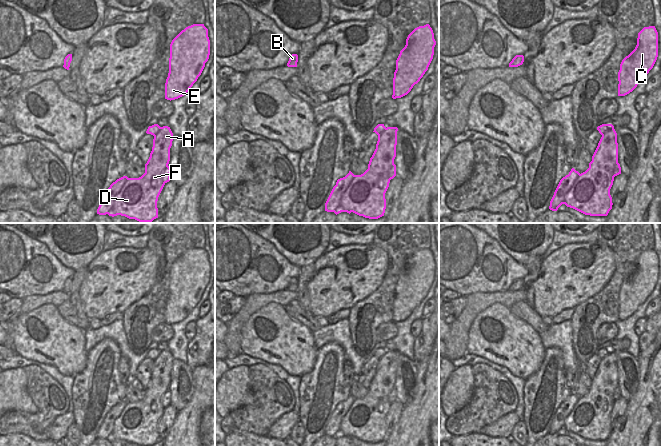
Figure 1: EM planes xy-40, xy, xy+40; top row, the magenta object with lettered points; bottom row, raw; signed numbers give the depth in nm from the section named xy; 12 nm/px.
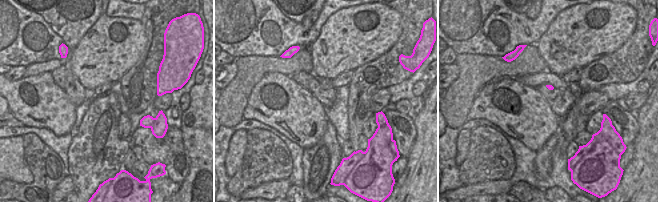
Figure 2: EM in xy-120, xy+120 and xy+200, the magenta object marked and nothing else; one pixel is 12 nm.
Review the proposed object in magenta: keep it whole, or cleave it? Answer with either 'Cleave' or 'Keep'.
Cleave.

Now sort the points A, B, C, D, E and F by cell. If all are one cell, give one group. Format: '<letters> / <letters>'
A C D E F / B

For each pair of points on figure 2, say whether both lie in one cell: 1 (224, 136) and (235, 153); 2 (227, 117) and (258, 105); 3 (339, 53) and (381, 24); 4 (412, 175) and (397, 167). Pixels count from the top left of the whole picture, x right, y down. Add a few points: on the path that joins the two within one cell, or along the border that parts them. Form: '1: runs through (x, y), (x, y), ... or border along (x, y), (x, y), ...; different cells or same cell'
1: border along (245, 129), (238, 129), (232, 135), (224, 165); different cells
2: border along (252, 89), (242, 118); different cells
3: runs through (349, 43), (357, 35), (371, 30); same cell
4: border along (408, 158), (403, 172), (395, 180); different cells

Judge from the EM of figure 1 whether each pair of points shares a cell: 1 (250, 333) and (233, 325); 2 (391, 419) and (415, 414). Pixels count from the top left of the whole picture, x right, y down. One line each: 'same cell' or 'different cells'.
1: different cells
2: different cells

